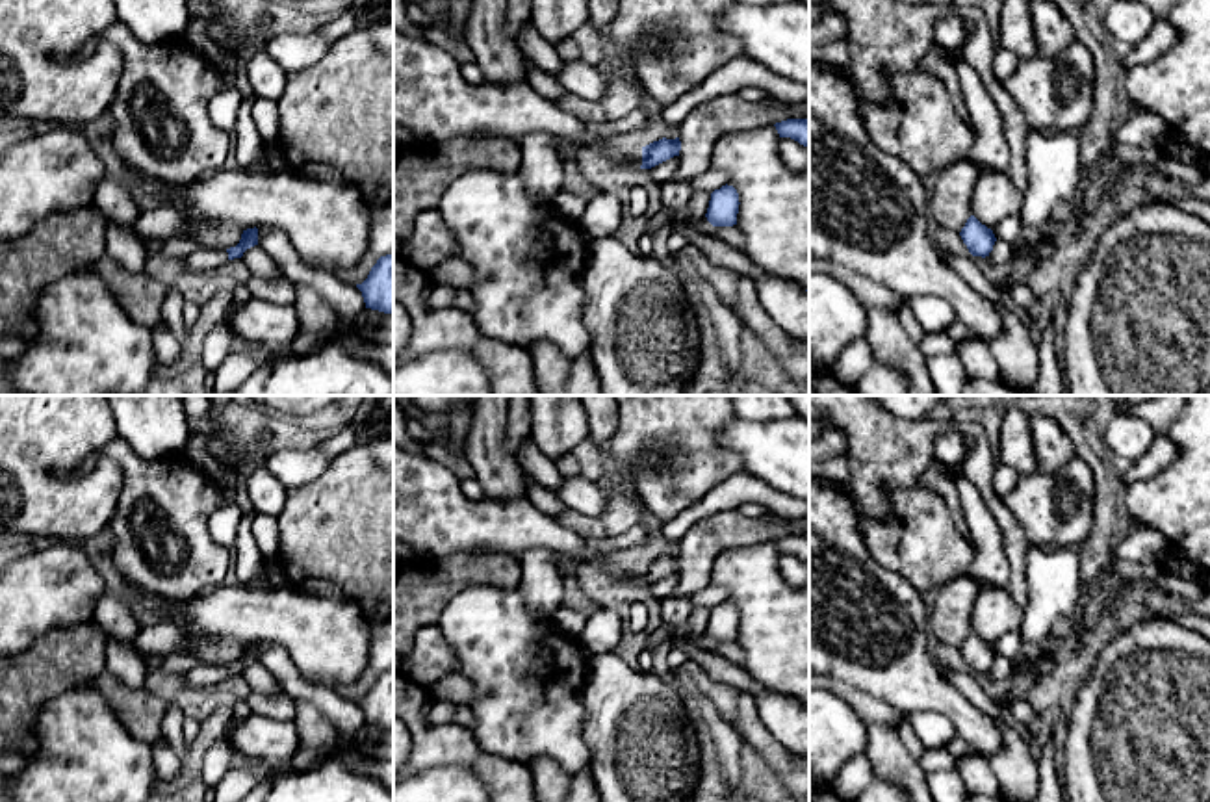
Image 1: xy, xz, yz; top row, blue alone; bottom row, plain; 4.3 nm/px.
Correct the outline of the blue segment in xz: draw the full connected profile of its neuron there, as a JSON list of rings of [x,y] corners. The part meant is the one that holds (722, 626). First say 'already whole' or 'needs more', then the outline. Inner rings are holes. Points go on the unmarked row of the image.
already whole; [[[726,600],[711,609],[705,633],[713,642],[733,642],[737,640],[739,620],[737,605]]]

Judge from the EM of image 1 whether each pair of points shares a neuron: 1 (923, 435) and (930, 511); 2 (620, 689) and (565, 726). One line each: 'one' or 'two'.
1: two
2: two

